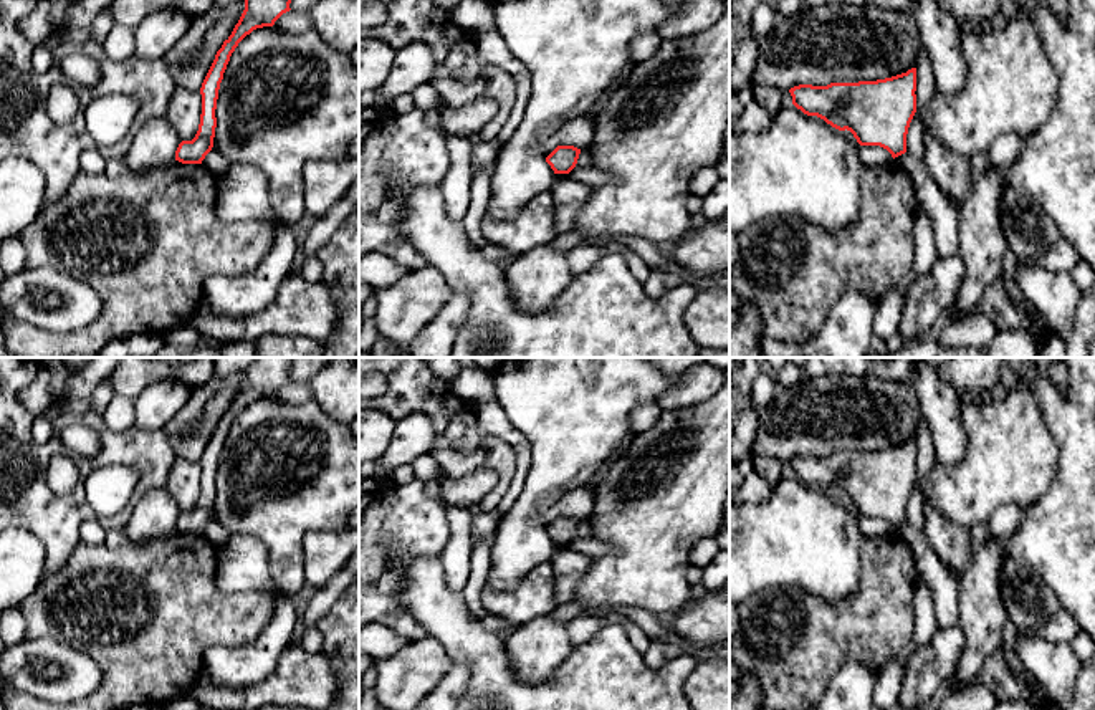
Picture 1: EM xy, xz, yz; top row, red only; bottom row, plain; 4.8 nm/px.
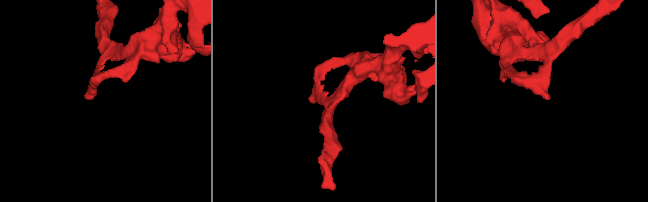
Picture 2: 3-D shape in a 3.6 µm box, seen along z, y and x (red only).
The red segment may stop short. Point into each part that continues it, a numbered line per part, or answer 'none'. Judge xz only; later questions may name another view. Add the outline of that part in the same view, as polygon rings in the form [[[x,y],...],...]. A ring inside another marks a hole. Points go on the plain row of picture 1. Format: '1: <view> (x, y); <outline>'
none

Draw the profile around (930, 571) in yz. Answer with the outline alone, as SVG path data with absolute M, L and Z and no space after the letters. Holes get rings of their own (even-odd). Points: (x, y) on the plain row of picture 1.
M905 523L895 528L893 533L911 548L918 586L926 588L933 596L938 629L956 627L958 579L943 566L923 530Z

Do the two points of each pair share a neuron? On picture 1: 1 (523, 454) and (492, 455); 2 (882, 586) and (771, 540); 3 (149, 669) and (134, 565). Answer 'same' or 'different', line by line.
1: different
2: different
3: same

